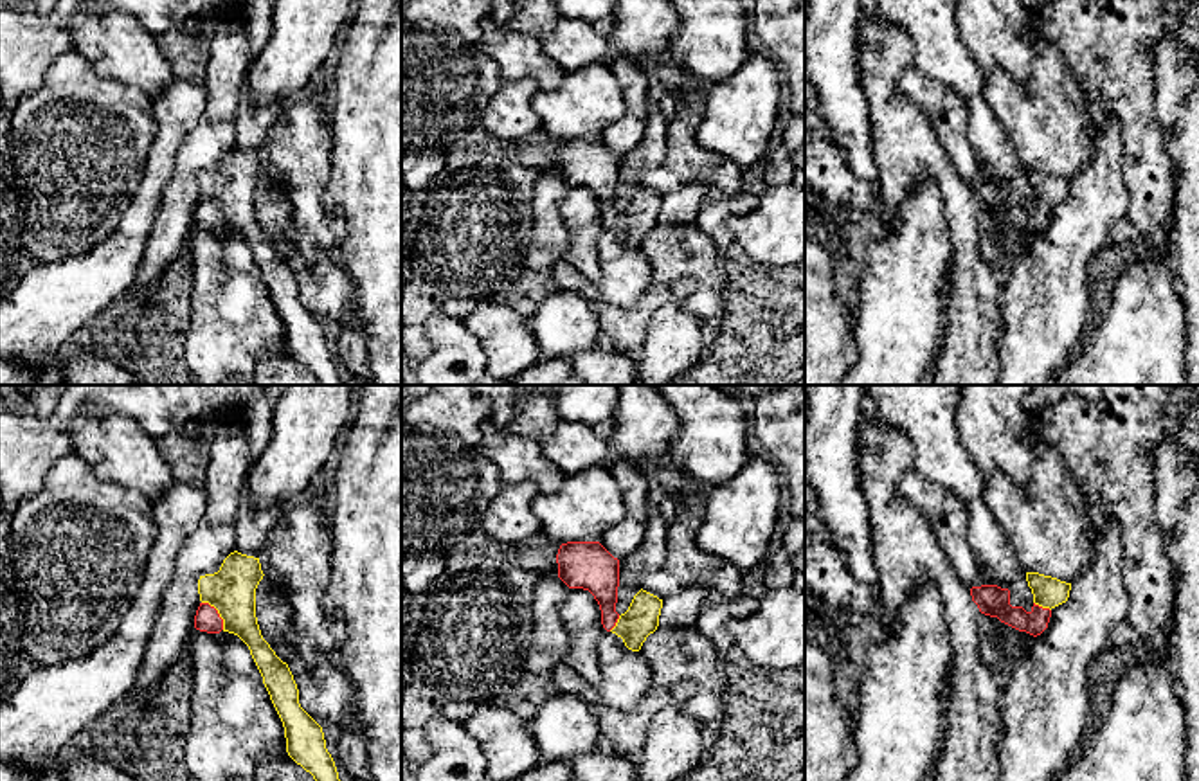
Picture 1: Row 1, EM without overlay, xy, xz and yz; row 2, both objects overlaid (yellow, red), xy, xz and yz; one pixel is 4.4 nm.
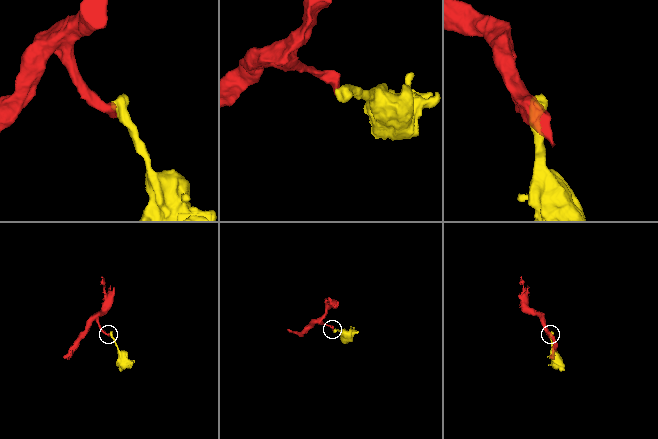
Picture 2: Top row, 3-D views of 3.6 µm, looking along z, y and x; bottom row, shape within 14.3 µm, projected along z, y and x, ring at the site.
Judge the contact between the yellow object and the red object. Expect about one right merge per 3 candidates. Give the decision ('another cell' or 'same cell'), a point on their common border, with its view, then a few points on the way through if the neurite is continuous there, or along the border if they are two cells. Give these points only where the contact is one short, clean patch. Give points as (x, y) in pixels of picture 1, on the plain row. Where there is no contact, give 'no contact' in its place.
same cell; contact xy (218, 209); way xy (231, 188), (227, 200), (218, 209), (207, 216)

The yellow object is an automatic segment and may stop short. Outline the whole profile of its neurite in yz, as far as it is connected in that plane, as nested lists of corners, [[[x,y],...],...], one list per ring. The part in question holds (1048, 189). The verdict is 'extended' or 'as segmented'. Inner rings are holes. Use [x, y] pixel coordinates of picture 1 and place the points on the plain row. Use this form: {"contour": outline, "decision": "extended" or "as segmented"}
{"contour": [[[1026,169],[1026,178],[1033,191],[1030,209],[1012,203],[1010,187],[997,182],[972,184],[970,193],[981,211],[1037,234],[1048,225],[1051,207],[1068,198],[1071,180],[1039,169]]], "decision": "extended"}

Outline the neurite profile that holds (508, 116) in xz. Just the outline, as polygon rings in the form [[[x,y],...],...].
[[[535,79],[504,83],[486,103],[481,126],[499,140],[518,140],[542,130],[540,117],[531,108],[538,92]]]

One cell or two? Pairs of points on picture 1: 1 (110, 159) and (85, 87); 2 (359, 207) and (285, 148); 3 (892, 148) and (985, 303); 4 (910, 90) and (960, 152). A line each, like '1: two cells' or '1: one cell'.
1: one cell
2: two cells
3: one cell
4: one cell

